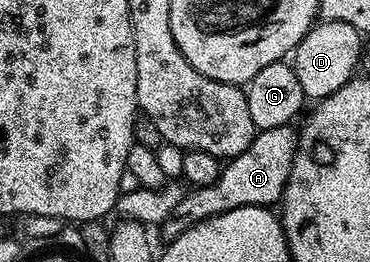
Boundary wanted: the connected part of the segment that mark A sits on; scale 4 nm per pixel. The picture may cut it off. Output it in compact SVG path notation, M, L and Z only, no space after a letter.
M291 124L257 132L248 149L221 168L216 183L183 194L176 209L172 209L172 213L160 225L163 240L169 241L180 237L180 233L192 229L197 223L203 223L232 209L273 208L281 200L282 191L286 187L296 147L297 130Z

